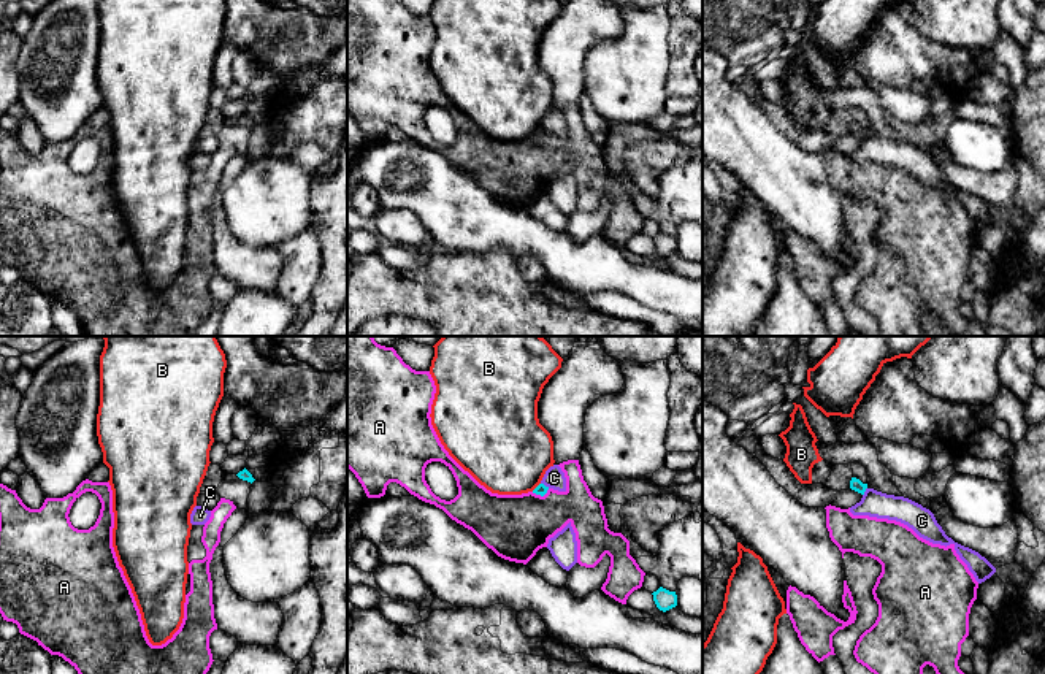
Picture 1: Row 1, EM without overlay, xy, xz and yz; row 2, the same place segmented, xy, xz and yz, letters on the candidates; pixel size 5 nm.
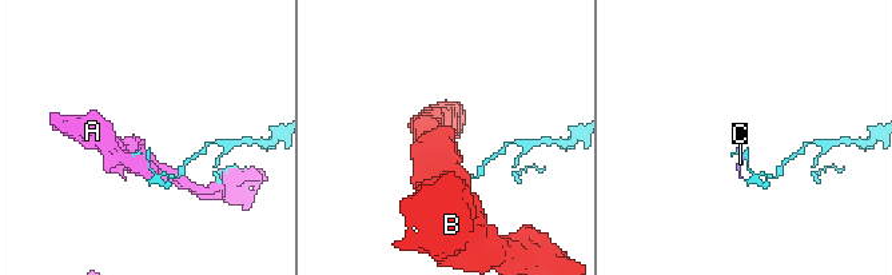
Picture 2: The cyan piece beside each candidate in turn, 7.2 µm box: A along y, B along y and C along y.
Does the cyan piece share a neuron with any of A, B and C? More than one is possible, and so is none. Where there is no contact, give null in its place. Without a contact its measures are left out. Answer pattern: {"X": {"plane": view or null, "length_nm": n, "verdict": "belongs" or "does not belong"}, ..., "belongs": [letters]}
{"A": {"plane": "xz", "length_nm": 100, "verdict": "does not belong"}, "B": {"plane": "xz", "length_nm": 60, "verdict": "does not belong"}, "C": {"plane": "yz", "length_nm": 50, "verdict": "does not belong"}, "belongs": []}

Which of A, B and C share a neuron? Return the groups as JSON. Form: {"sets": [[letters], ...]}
{"sets": [["A"], ["B"], ["C"]]}

